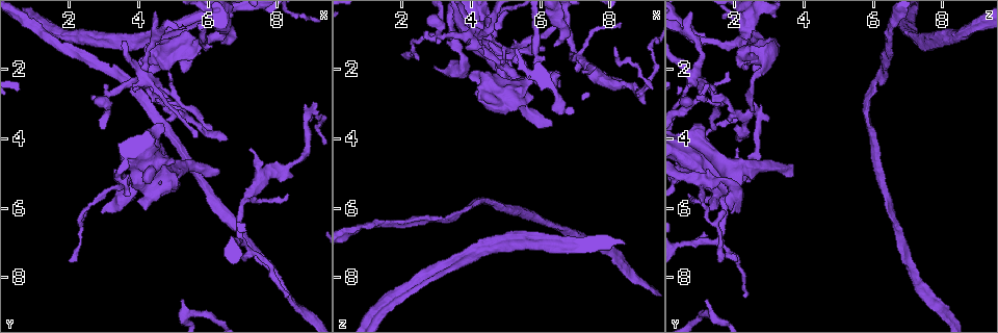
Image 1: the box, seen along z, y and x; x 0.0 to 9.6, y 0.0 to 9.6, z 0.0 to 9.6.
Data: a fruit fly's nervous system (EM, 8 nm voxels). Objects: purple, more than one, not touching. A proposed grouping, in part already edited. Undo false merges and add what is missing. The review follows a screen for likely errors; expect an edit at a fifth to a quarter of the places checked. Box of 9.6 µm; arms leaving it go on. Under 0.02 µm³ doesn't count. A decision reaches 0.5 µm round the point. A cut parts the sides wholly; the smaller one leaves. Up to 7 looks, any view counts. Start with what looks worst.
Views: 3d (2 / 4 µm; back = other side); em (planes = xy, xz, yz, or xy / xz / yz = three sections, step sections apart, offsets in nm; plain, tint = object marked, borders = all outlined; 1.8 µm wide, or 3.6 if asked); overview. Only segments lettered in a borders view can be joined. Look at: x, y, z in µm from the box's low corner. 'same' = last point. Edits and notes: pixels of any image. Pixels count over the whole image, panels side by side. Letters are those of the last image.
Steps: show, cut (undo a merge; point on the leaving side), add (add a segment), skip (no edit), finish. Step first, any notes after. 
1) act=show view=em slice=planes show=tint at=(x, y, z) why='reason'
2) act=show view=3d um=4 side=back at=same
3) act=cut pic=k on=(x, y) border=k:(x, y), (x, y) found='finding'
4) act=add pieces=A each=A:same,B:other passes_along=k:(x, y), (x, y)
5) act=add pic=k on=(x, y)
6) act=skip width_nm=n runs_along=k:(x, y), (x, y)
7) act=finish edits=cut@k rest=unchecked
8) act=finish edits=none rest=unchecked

act=show view=em slice=yz step=4 show=tint at=(4.15, 2.30, 0.95) why='four or more arms meet'

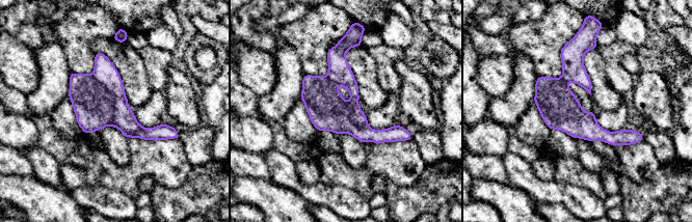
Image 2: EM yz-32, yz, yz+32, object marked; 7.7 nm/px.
act=show view=em slice=yz step=4 show=borders at=same

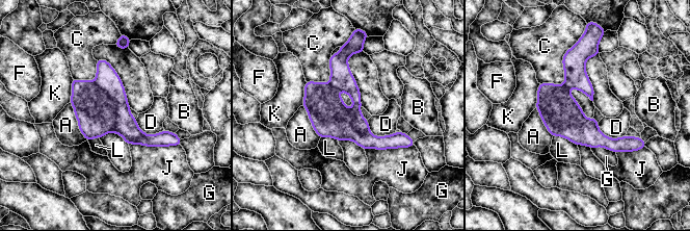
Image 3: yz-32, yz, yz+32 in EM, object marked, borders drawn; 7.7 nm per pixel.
act=skip longest_contact=C:440nm each=A:other,B:other,C:other,D:other,F:other,G:other,J:other,K:other,L:other runs_along=3:(577, 52), (565, 108), (594, 137), (633, 148) found='continuous, no second neuron'

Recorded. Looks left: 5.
act=show view=em slice=xz step=16 show=borders at=(5.30, 3.35, 2.30) why='three-way junction'

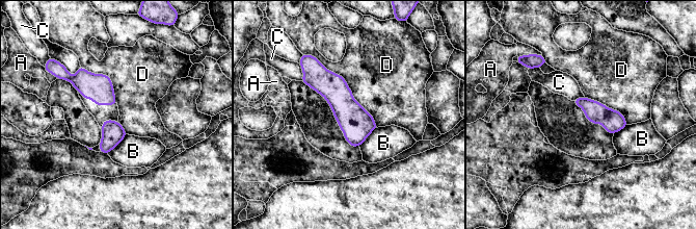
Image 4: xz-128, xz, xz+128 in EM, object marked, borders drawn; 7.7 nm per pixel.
act=skip width_nm=120 each=A:other,B:other,C:other,D:other runs_along=4:(317, 64), (355, 122), (356, 144) found='continuous, no second neuron'

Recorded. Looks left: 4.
act=show view=3d um=4 at=(4.75, 1.60, 2.70) why='sharp bend'

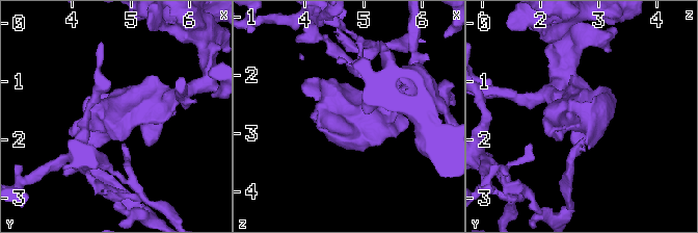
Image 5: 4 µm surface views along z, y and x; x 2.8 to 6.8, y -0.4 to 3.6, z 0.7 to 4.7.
act=show view=em slice=xz step=8 show=borders at=(4.80, 1.55, 2.70)

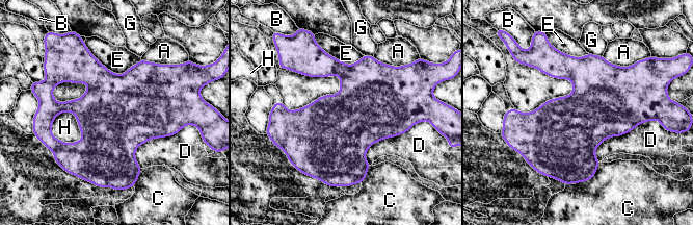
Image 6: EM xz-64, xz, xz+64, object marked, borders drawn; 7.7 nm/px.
act=skip each=A:other,B:other,C:other,D:other,E:other,G:other,H:other border=6:(54, 117), (71, 111), (82, 138) found='all the same neuron'

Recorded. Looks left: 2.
act=finish edits=none rest=unchecked

